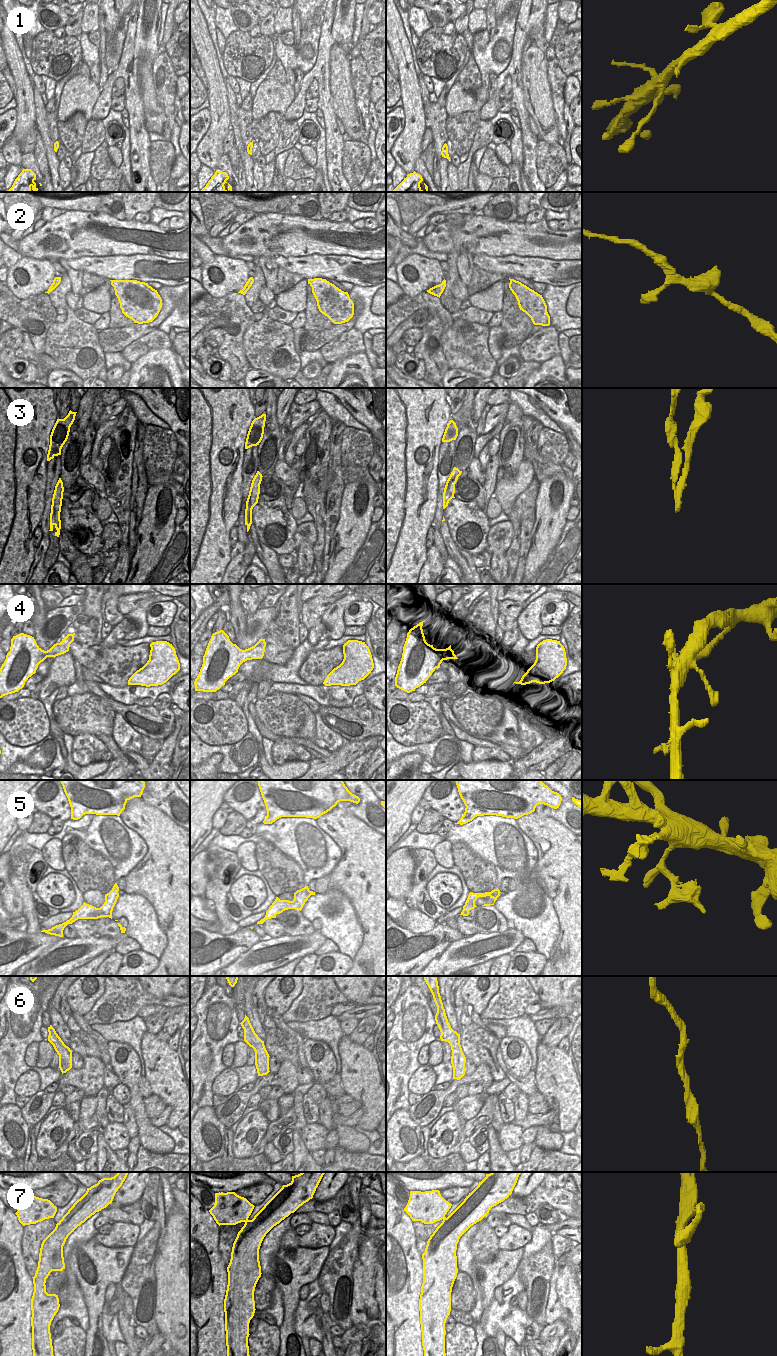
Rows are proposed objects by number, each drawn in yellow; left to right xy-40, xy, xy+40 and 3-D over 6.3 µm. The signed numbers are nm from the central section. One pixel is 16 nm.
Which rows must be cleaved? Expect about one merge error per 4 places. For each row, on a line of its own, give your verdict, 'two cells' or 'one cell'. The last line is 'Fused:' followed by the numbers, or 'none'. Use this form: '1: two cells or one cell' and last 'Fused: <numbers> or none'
1: one cell
2: one cell
3: two cells
4: one cell
5: two cells
6: one cell
7: one cell
Fused: 3, 5

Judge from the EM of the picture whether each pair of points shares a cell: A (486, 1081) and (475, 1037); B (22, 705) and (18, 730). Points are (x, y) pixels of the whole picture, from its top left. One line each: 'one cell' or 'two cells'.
A: two cells
B: one cell

